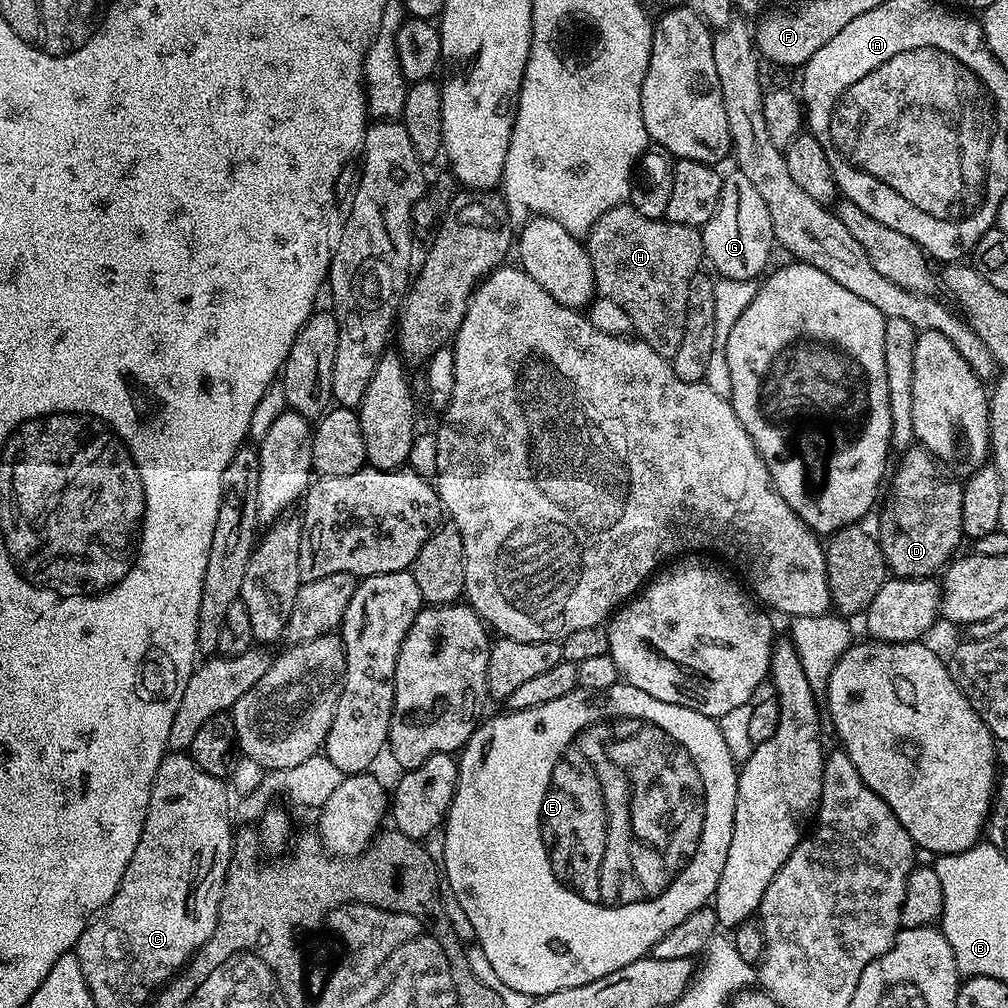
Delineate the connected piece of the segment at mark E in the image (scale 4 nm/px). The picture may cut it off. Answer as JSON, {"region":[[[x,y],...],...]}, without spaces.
{"region":[[[623,682],[616,684],[613,688],[607,688],[605,692],[577,690],[566,694],[566,698],[554,698],[554,702],[542,702],[542,706],[530,706],[530,710],[518,710],[517,712],[504,710],[501,716],[490,716],[477,724],[474,734],[465,742],[458,756],[460,769],[458,782],[454,790],[452,805],[448,811],[448,818],[442,825],[442,833],[444,832],[442,876],[450,886],[458,906],[462,906],[462,910],[466,910],[466,918],[470,918],[475,943],[486,954],[486,962],[490,962],[490,966],[494,966],[498,978],[502,978],[502,982],[506,982],[506,986],[511,986],[513,990],[522,990],[522,994],[530,994],[533,998],[539,998],[546,994],[554,994],[558,990],[586,986],[586,982],[594,982],[598,978],[606,978],[606,974],[614,974],[614,970],[622,970],[622,966],[630,966],[630,962],[645,959],[661,938],[670,934],[670,930],[674,930],[674,926],[678,926],[678,922],[684,921],[686,914],[694,914],[694,910],[705,907],[715,897],[718,878],[722,878],[722,866],[726,866],[726,850],[730,850],[730,838],[734,830],[738,764],[732,760],[731,754],[726,748],[725,739],[722,738],[717,721],[713,717],[698,714],[698,710],[690,710],[686,706],[650,698],[650,694],[646,694],[646,690],[638,690]]]}

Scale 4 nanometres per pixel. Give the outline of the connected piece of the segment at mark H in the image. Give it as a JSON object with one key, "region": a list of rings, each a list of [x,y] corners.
{"region":[[[625,202],[614,206],[614,210],[606,210],[606,214],[602,214],[602,218],[598,218],[598,222],[594,222],[594,226],[588,231],[586,237],[586,247],[590,254],[590,266],[594,266],[597,293],[610,298],[610,302],[615,302],[616,305],[622,306],[622,310],[626,310],[626,315],[629,316],[630,322],[632,323],[633,333],[639,339],[643,340],[644,343],[649,344],[659,356],[670,358],[674,354],[678,354],[678,346],[682,346],[682,333],[686,331],[686,294],[690,294],[690,278],[694,278],[694,274],[701,271],[702,265],[706,260],[703,231],[699,228],[675,224],[666,218],[662,220],[646,218],[634,205],[630,202]]]}

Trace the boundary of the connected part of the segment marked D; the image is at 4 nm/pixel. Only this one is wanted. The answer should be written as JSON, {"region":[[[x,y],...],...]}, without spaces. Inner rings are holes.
{"region":[[[909,447],[903,456],[892,480],[892,501],[885,506],[884,517],[880,520],[880,548],[893,577],[932,578],[957,555],[956,547],[965,539],[962,526],[964,484],[949,474],[925,448]]]}

